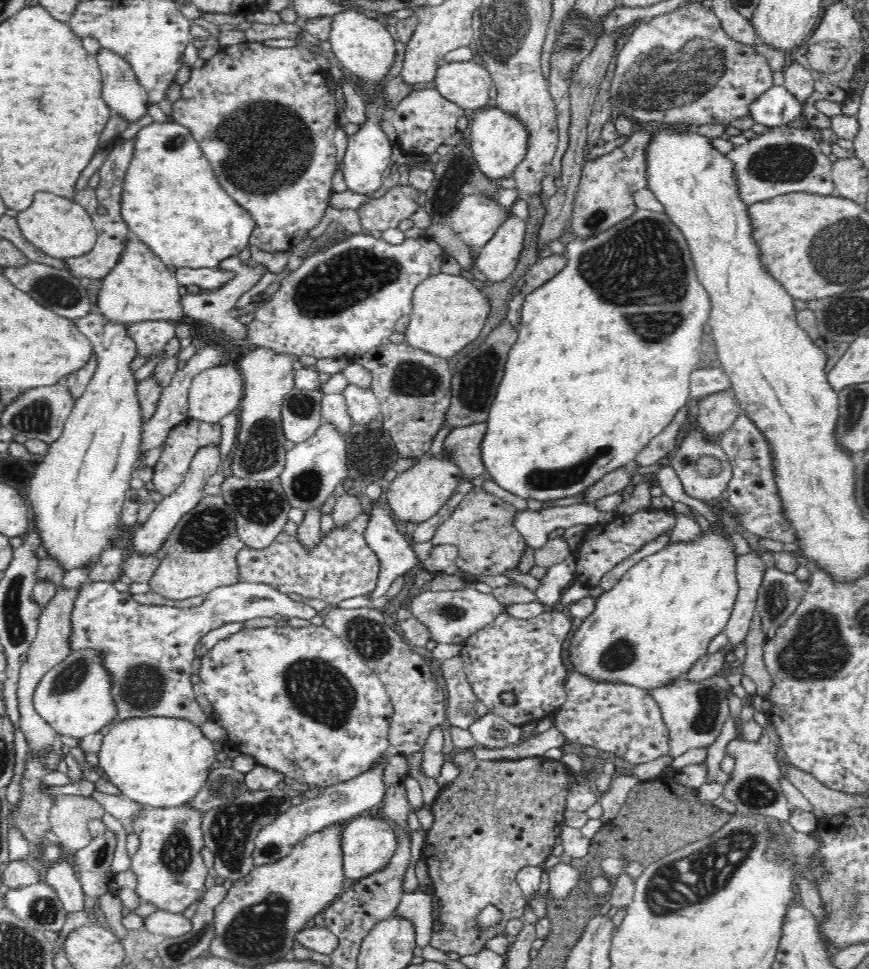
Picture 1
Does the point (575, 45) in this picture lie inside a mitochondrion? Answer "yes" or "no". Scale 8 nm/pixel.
yes

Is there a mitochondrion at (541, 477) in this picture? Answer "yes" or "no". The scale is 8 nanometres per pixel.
yes

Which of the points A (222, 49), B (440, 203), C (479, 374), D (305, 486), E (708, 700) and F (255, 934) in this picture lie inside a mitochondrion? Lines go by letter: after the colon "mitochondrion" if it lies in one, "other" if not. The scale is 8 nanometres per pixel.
A: other
B: mitochondrion
C: mitochondrion
D: mitochondrion
E: mitochondrion
F: mitochondrion

